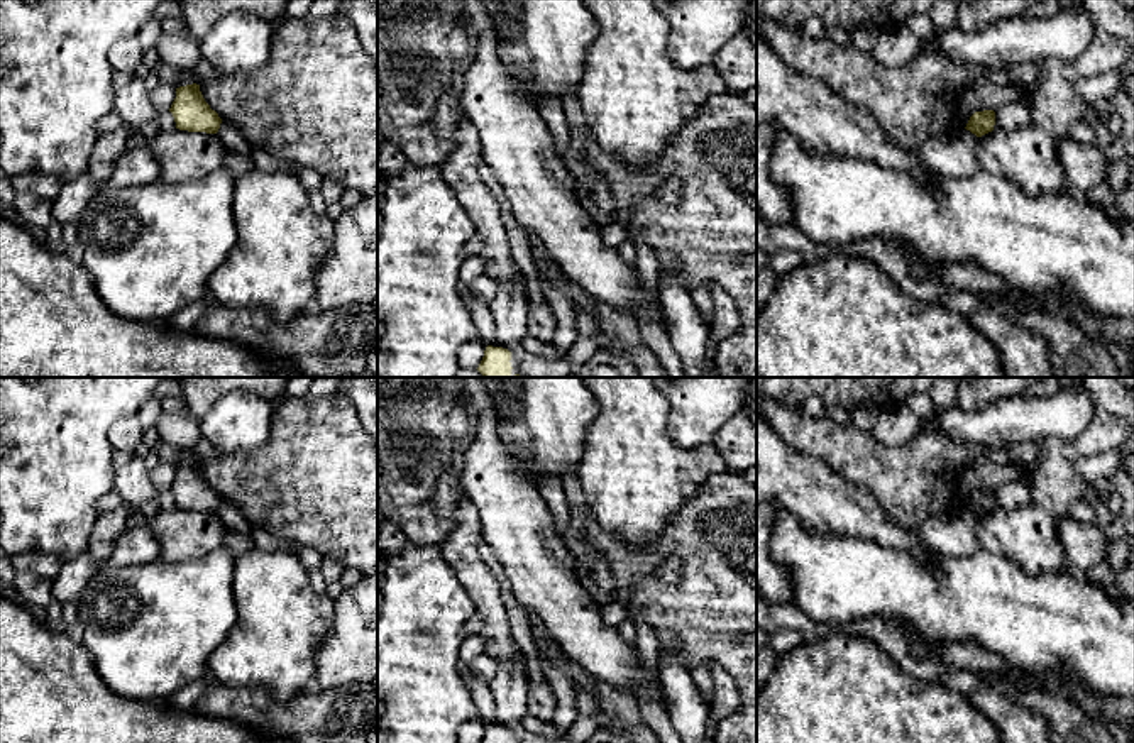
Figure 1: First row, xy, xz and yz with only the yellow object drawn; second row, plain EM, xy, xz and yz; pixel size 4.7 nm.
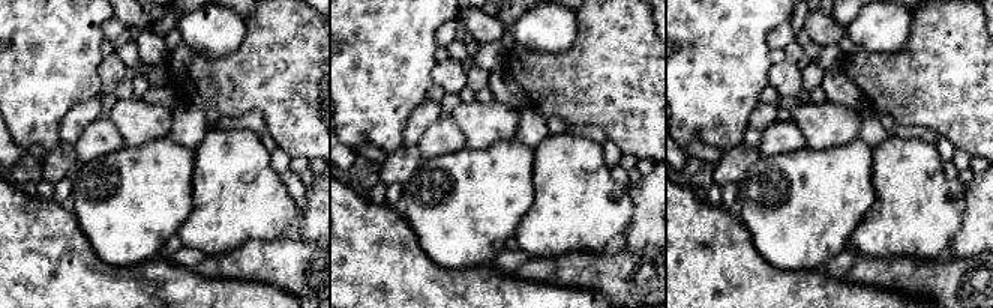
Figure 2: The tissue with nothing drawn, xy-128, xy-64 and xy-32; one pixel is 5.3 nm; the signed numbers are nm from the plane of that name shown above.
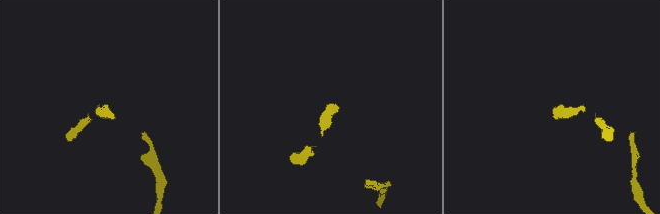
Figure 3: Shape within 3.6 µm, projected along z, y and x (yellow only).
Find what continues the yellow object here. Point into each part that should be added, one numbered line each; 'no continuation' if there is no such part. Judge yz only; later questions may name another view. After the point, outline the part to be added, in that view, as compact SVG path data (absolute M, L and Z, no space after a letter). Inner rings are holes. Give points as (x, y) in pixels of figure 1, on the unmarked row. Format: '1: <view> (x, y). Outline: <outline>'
no continuation

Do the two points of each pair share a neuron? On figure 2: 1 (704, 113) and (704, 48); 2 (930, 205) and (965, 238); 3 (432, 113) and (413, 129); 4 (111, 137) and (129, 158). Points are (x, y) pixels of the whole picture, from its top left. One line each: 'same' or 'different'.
1: same
2: different
3: same
4: different

